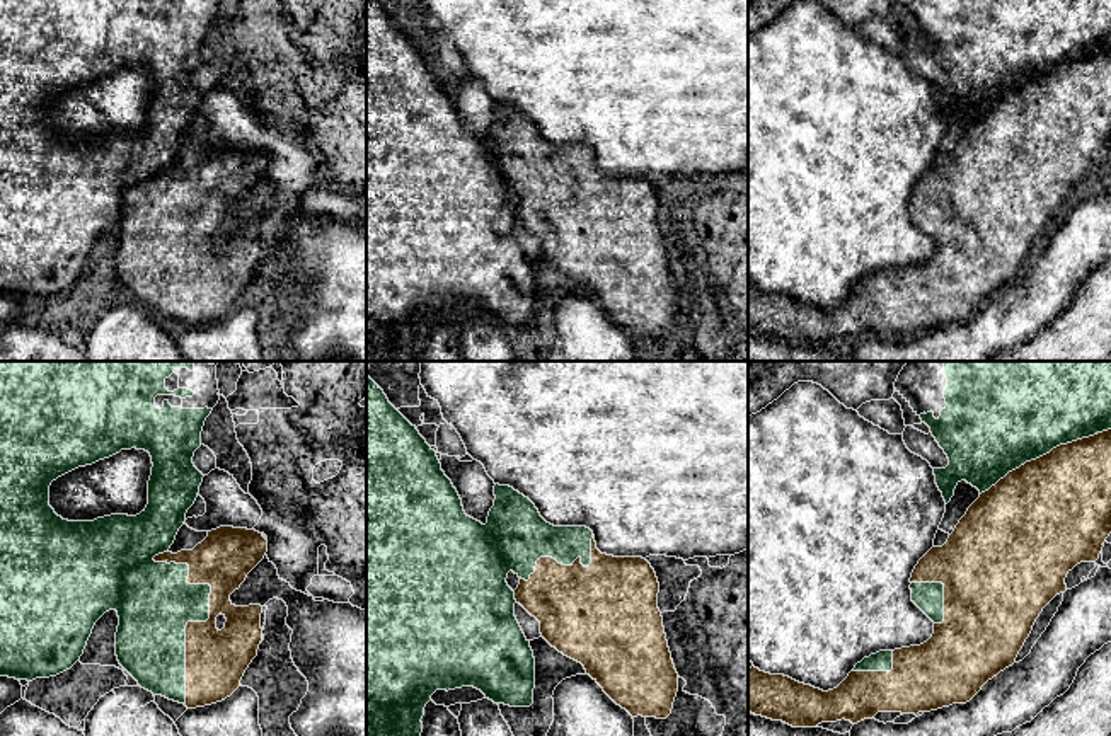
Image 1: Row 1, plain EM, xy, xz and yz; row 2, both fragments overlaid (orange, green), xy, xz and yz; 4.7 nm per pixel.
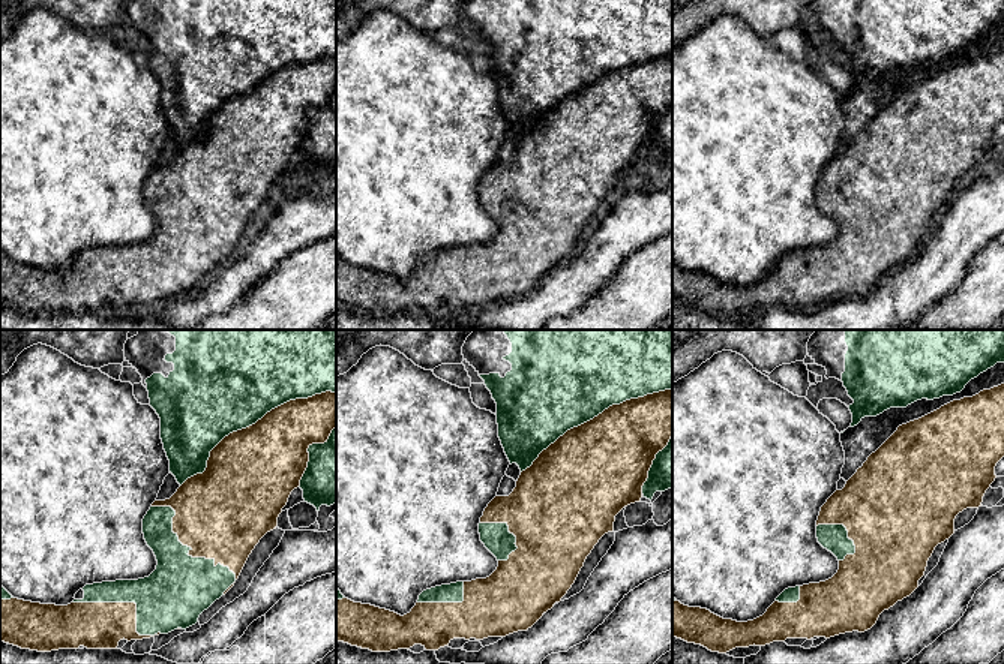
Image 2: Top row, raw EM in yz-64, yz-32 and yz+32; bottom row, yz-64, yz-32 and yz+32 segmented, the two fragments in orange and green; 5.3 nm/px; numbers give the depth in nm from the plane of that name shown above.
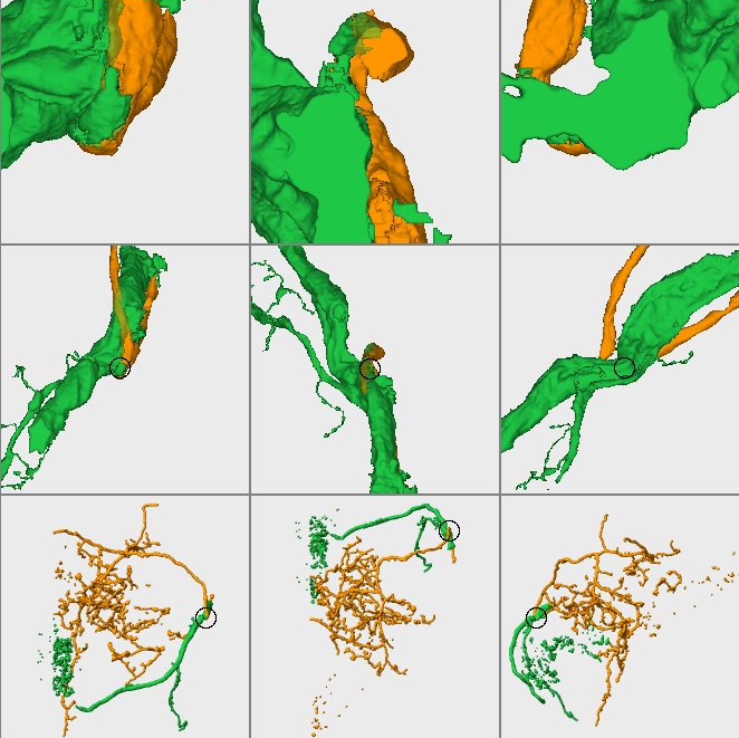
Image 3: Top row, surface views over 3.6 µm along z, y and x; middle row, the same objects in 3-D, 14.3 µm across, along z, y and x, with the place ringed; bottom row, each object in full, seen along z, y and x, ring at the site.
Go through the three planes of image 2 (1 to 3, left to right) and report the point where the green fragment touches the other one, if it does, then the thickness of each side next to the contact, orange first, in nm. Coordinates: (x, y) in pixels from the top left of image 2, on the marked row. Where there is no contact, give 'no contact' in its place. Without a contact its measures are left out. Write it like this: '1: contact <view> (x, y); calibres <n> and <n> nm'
1: contact yz-64 (252, 424); calibres 460 and 500 nm
2: contact yz-32 (595, 417); calibres 480 and 500 nm
3: contact yz+32 (844, 525); calibres 500 and 140 nm

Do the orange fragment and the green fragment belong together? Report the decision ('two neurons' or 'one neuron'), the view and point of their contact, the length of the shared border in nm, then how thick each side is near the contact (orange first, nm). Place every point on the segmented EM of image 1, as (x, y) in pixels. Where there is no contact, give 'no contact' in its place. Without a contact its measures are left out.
two neurons; meets orange in xy at (210, 610); contact 750 nm long; 280 nm thick on the orange side, 340 nm on the other

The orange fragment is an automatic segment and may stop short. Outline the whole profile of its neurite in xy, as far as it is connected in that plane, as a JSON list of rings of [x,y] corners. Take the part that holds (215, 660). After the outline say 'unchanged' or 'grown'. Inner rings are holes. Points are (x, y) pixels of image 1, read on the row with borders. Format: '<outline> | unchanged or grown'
[[[220,526],[193,550],[164,552],[155,562],[189,566],[189,584],[210,584],[210,618],[186,625],[186,707],[230,697],[262,641],[261,605],[235,607],[230,595],[264,559],[268,540],[247,528]]] | unchanged

